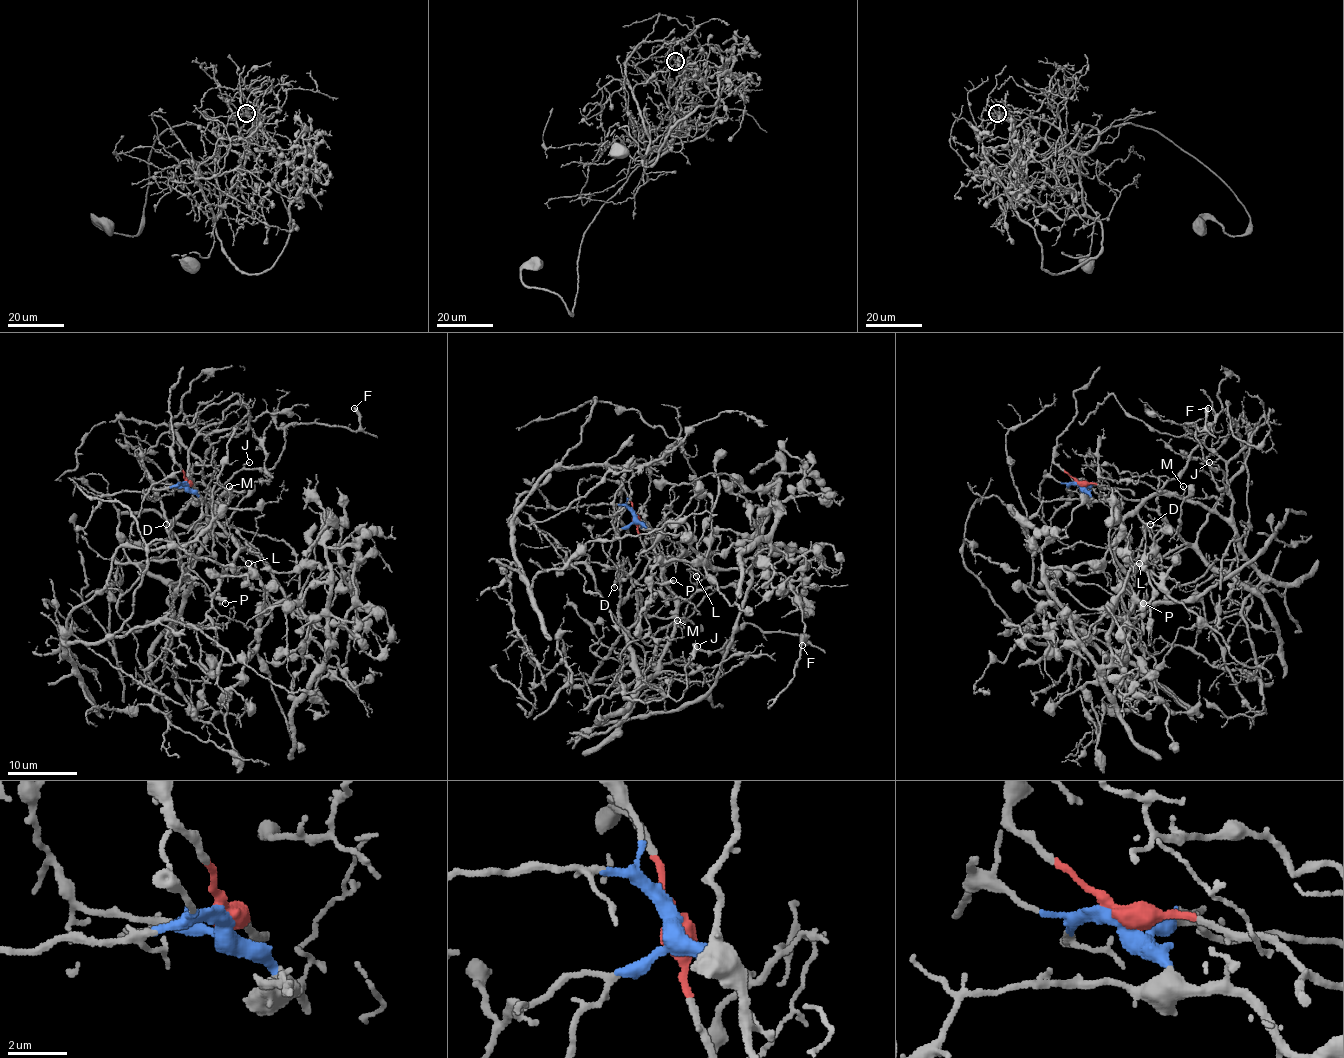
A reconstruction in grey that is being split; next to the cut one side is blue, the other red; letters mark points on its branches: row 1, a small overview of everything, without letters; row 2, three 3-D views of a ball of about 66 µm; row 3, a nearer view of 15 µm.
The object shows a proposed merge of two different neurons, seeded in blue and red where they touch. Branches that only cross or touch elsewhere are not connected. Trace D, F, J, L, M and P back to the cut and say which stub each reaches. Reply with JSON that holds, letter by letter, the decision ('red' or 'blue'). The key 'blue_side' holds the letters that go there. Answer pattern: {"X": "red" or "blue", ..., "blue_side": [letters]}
{"D": "blue", "F": "blue", "J": "blue", "L": "blue", "M": "red", "P": "red", "blue_side": ["D", "F", "J", "L"]}

